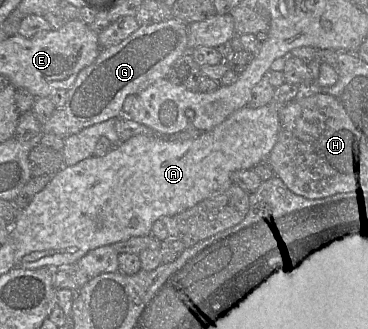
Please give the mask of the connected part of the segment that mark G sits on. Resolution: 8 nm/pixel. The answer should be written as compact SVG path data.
M177 18L142 25L122 42L101 50L95 61L82 69L68 90L67 101L61 108L56 108L51 117L42 124L42 132L66 138L94 124L110 118L122 116L122 107L128 95L137 95L159 79L166 78L175 61L189 52L188 25Z

